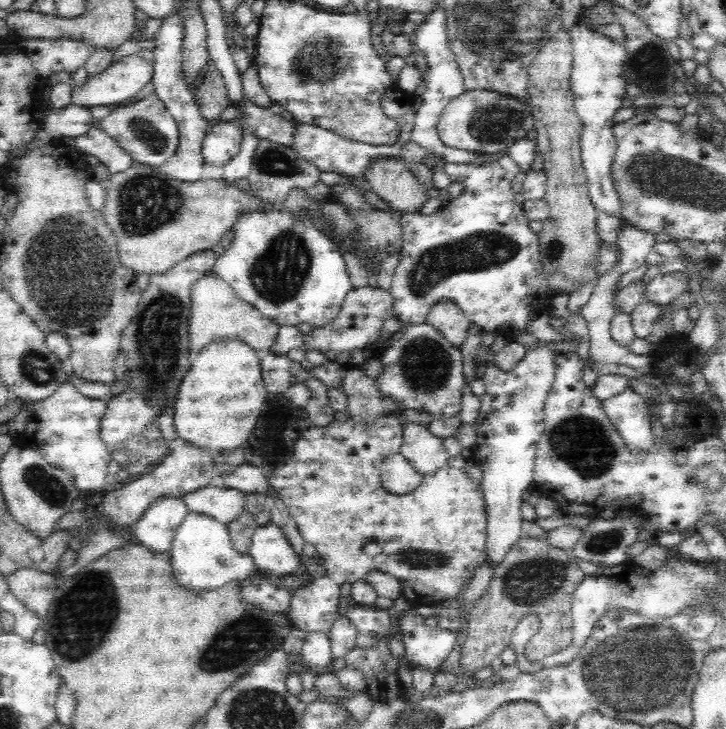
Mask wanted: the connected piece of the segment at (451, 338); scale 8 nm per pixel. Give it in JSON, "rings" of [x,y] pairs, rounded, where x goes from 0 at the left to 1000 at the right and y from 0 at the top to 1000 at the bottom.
{"rings":[[[620,412],[601,414],[594,425],[590,425],[587,443],[599,449],[623,475],[632,477],[642,466],[649,443],[642,432]]]}

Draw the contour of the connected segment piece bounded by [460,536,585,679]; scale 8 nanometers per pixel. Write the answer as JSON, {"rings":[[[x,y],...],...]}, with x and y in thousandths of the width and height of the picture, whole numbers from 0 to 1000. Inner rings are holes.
{"rings":[[[716,738],[694,771],[683,776],[667,816],[646,840],[642,878],[635,888],[634,931],[675,916],[691,892],[704,886],[711,857],[725,842],[736,842],[741,848],[741,864],[723,890],[729,908],[747,907],[781,888],[789,871],[789,816],[804,793],[795,767],[782,754],[769,754],[744,738]]]}

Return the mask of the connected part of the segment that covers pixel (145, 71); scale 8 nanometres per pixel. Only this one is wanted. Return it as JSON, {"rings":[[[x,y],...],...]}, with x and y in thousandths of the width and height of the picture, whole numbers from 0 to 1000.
{"rings":[[[190,74],[176,75],[160,88],[149,91],[132,104],[123,104],[118,115],[113,121],[98,123],[98,137],[103,145],[113,145],[124,150],[129,145],[174,143],[174,137],[187,132],[201,115],[211,112],[212,91],[211,86],[198,84]]]}

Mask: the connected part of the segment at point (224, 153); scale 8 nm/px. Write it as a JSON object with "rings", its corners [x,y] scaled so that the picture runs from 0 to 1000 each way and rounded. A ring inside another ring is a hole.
{"rings":[[[322,165],[293,167],[281,187],[277,203],[282,225],[309,228],[325,214],[333,188],[335,178],[325,171]]]}

